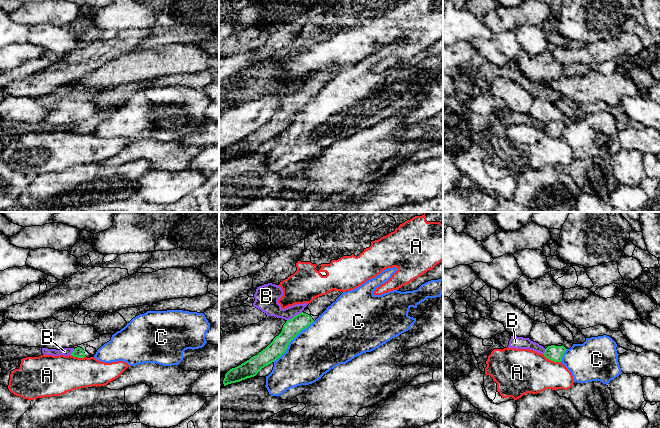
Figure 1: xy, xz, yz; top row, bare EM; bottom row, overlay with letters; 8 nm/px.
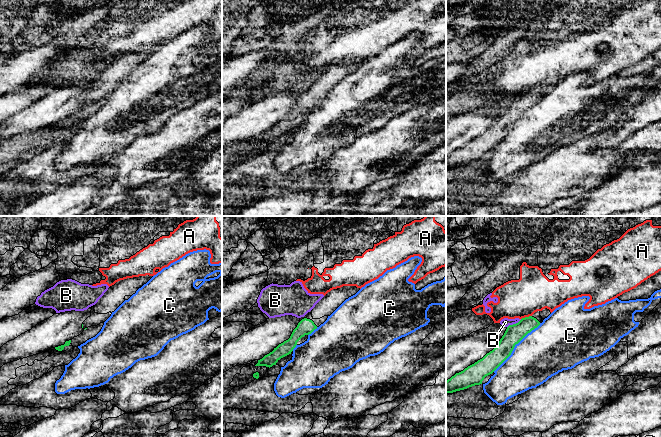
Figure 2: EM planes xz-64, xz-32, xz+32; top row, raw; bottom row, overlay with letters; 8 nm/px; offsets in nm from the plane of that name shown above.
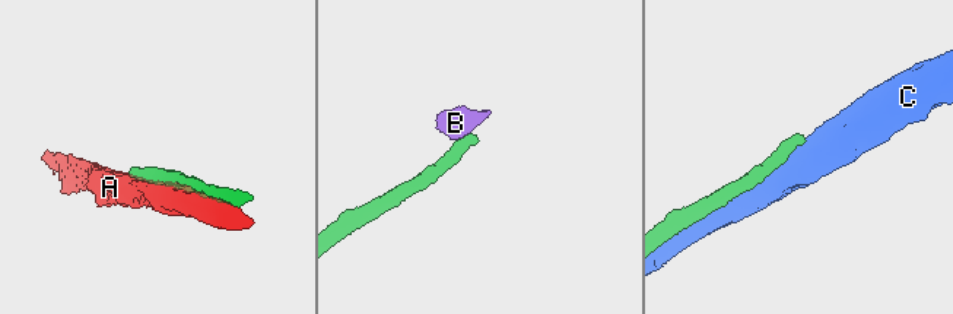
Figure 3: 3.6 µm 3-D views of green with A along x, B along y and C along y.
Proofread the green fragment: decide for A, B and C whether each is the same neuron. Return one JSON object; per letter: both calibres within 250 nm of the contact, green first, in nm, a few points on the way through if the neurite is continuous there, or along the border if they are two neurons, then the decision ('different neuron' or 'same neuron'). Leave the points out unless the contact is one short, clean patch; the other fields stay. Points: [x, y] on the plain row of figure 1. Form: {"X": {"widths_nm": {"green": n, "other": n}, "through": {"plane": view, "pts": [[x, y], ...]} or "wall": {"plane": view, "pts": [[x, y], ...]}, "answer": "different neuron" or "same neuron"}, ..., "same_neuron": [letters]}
{"A": {"widths_nm": {"green": 130, "other": 360}, "answer": "different neuron"}, "B": {"widths_nm": {"green": 140, "other": 180}, "wall": {"plane": "xz", "pts": [[302, 88], [287, 96]]}, "answer": "different neuron"}, "C": {"widths_nm": {"green": 140, "other": 380}, "answer": "different neuron"}, "same_neuron": []}

